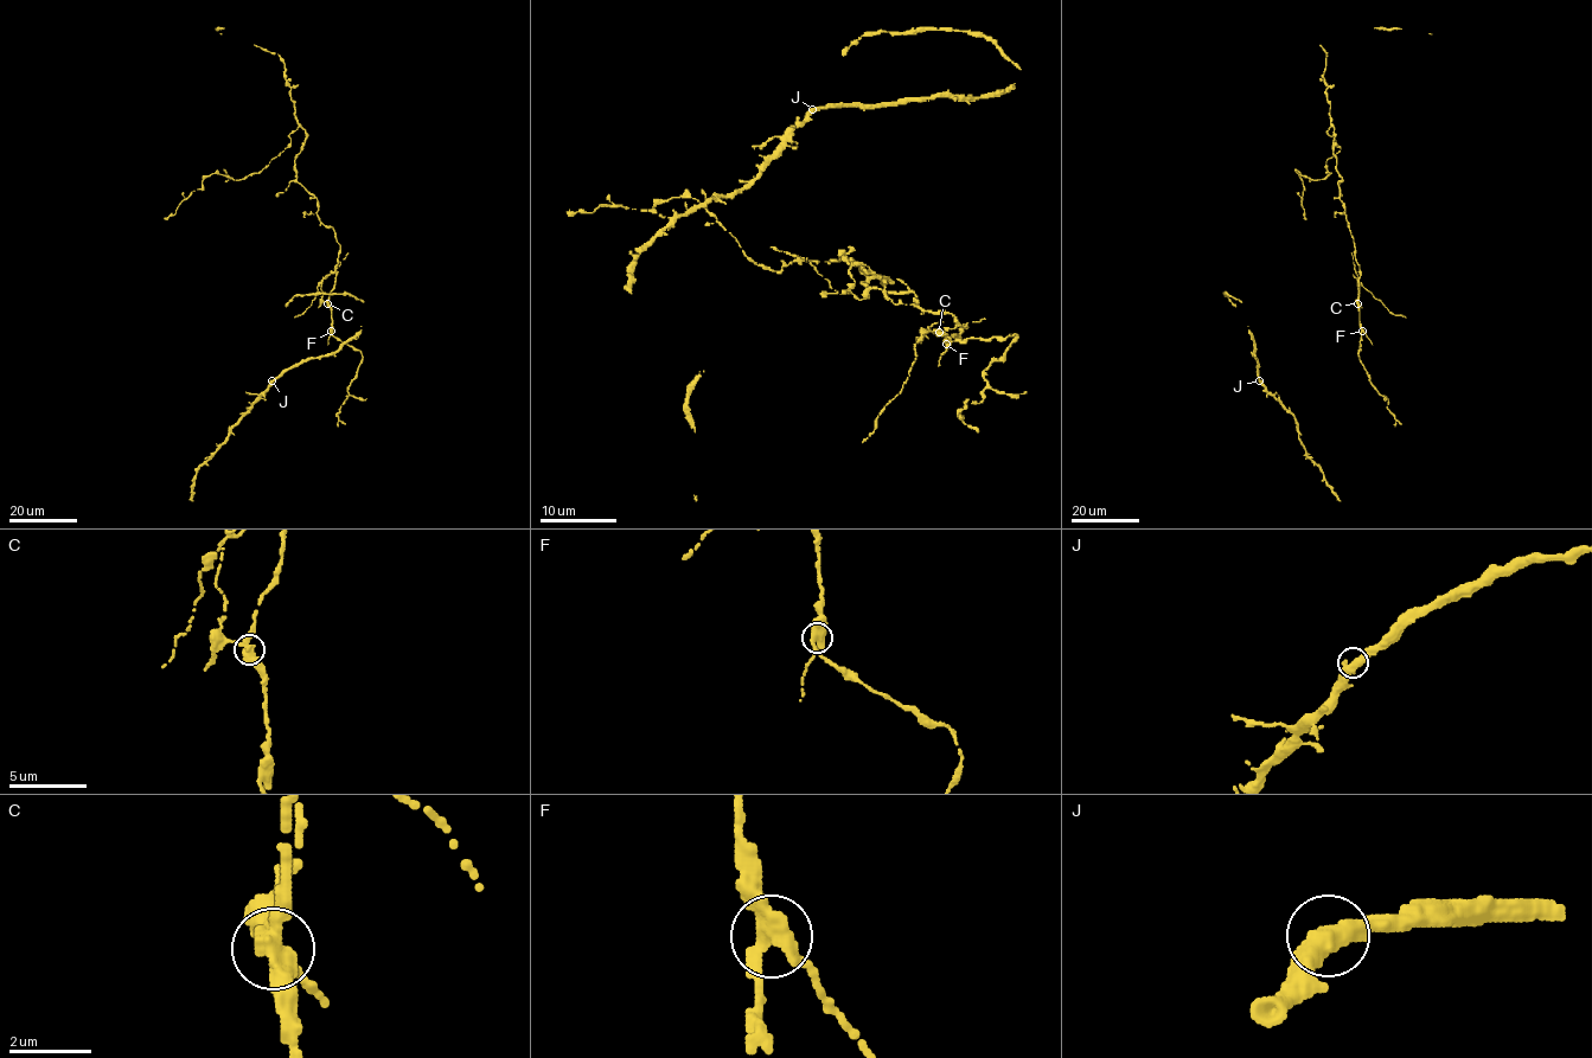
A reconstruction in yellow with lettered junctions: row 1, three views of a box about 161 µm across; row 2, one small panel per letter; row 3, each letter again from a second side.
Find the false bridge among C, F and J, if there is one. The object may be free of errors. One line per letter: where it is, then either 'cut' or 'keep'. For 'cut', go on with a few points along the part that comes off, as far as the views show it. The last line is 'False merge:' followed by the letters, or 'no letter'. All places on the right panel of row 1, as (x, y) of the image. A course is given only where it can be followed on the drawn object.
C: at (1357, 303); cut; foreign part runs (1357, 303), (1359, 281), (1394, 315), (1406, 318)
F: at (1362, 331); keep
J: at (1259, 380); keep
False merge: C

